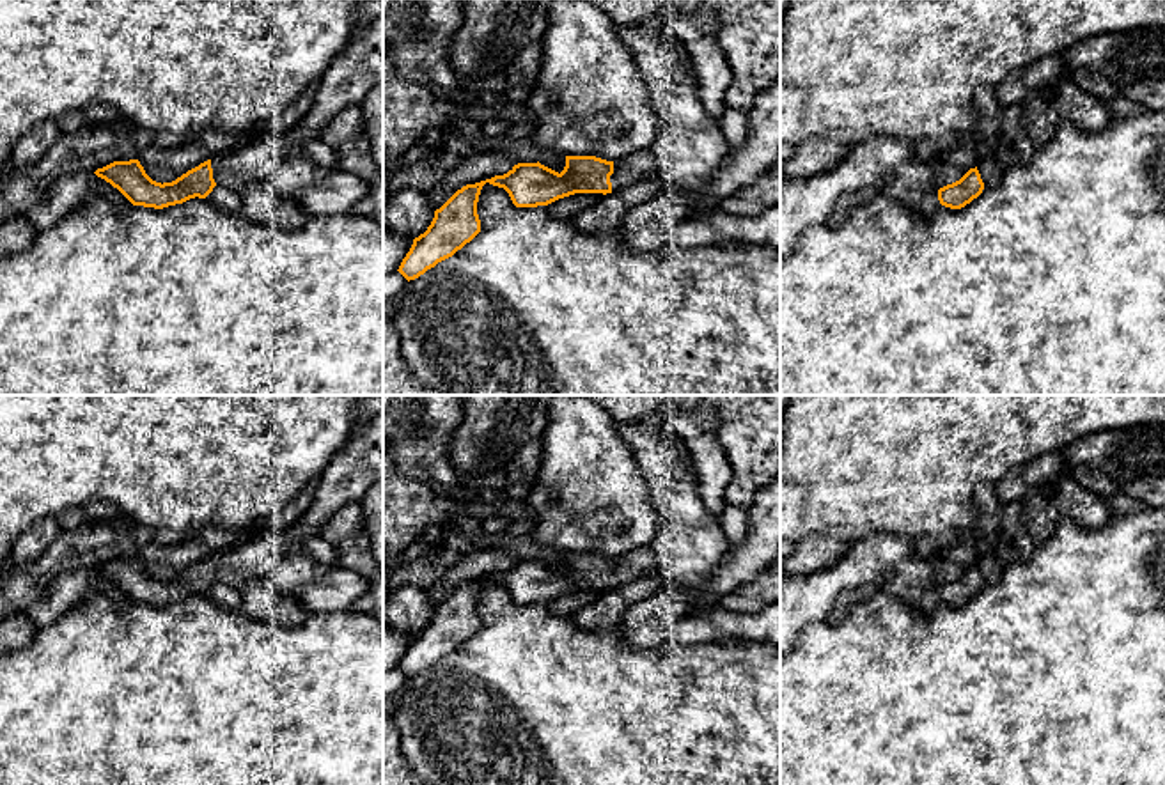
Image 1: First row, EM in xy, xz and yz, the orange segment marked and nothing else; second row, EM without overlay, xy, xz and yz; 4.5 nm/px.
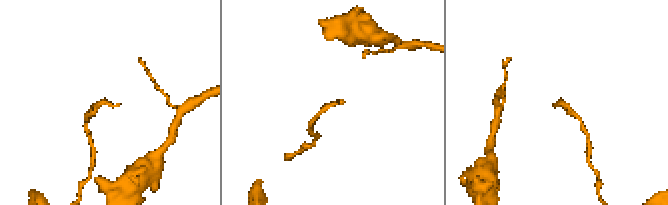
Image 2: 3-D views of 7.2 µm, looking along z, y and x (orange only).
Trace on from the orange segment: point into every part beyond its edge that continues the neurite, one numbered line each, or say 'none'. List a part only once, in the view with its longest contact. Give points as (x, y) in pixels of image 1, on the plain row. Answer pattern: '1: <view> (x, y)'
1: xz (626, 567)

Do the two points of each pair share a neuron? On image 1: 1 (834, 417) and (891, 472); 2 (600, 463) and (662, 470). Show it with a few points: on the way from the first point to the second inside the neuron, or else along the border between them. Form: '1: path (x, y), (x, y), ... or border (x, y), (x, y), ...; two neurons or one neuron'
1: path (848, 429), (876, 458); one neuron
2: border (616, 431), (635, 461), (653, 505); two neurons

